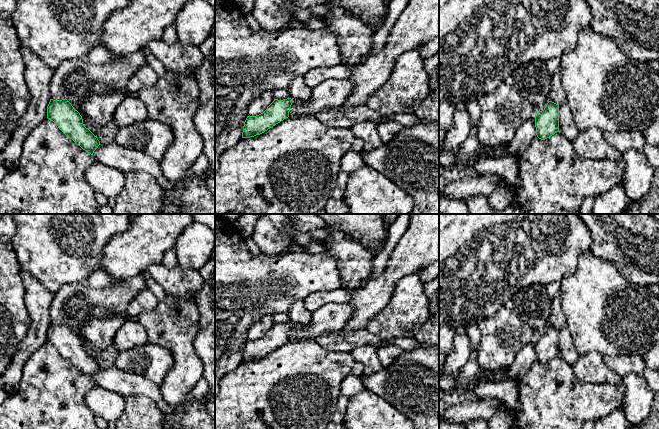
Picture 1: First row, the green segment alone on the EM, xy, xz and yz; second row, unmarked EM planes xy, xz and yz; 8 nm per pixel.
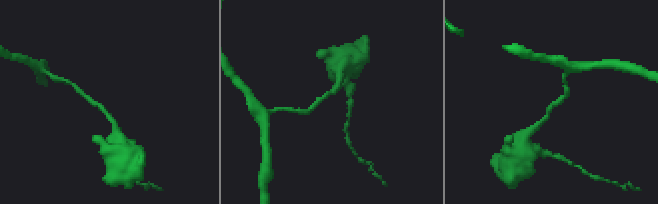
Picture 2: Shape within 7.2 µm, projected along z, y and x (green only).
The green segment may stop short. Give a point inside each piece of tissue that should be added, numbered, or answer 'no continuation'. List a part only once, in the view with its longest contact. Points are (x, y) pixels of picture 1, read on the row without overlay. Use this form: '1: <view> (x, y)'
no continuation

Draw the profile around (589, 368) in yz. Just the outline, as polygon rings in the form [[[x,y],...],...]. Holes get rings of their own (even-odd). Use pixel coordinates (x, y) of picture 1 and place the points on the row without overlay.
[[[596,351],[580,355],[571,367],[575,376],[584,383],[620,384],[623,382],[622,377],[604,364],[603,355]]]

